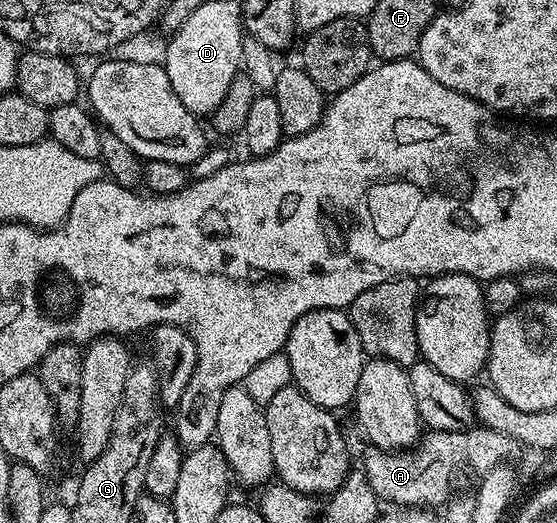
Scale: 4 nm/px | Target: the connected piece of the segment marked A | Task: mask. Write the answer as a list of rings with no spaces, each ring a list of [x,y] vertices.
[[[472,424],[466,430],[427,430],[418,439],[418,446],[419,454],[415,448],[367,448],[364,452],[361,472],[380,503],[394,504],[396,507],[442,507],[452,493],[451,477],[458,466],[471,465],[475,470],[488,472],[500,465],[506,459],[503,457],[513,449],[509,436],[478,424]]]

